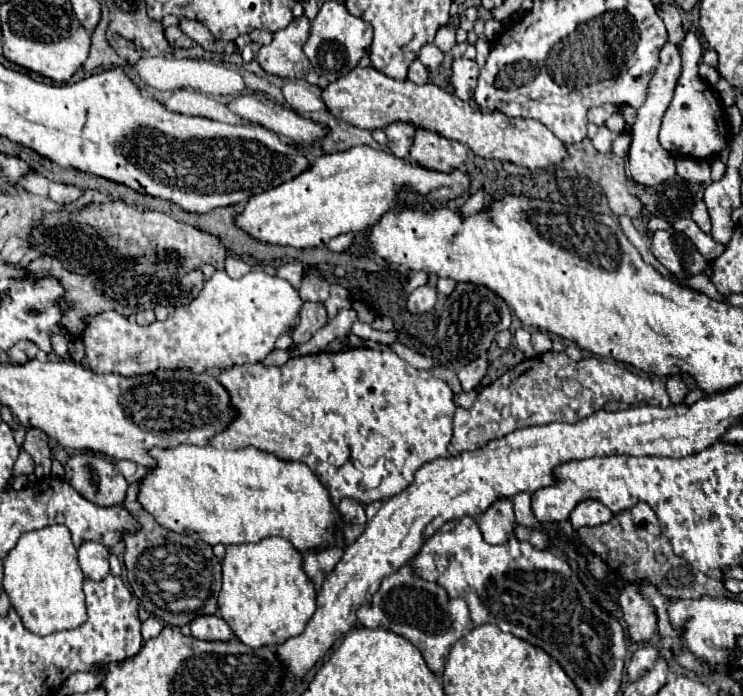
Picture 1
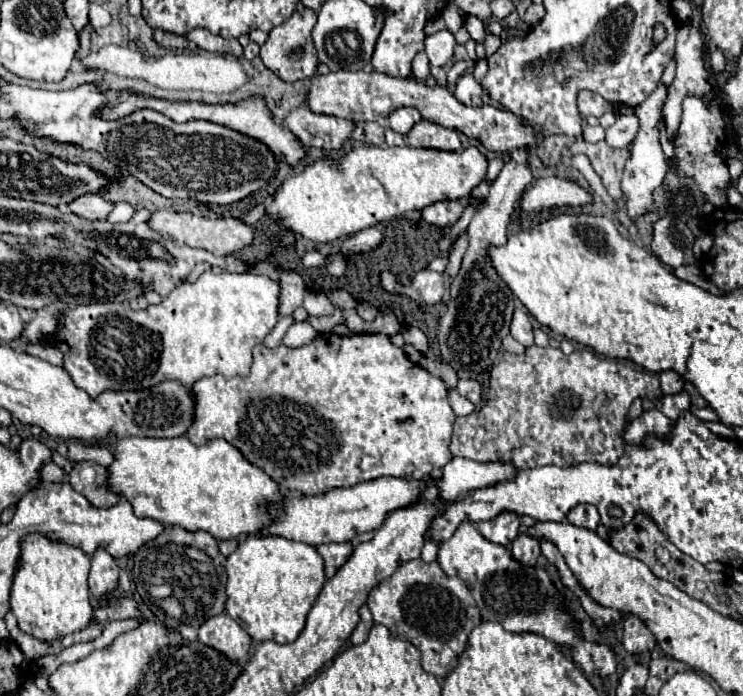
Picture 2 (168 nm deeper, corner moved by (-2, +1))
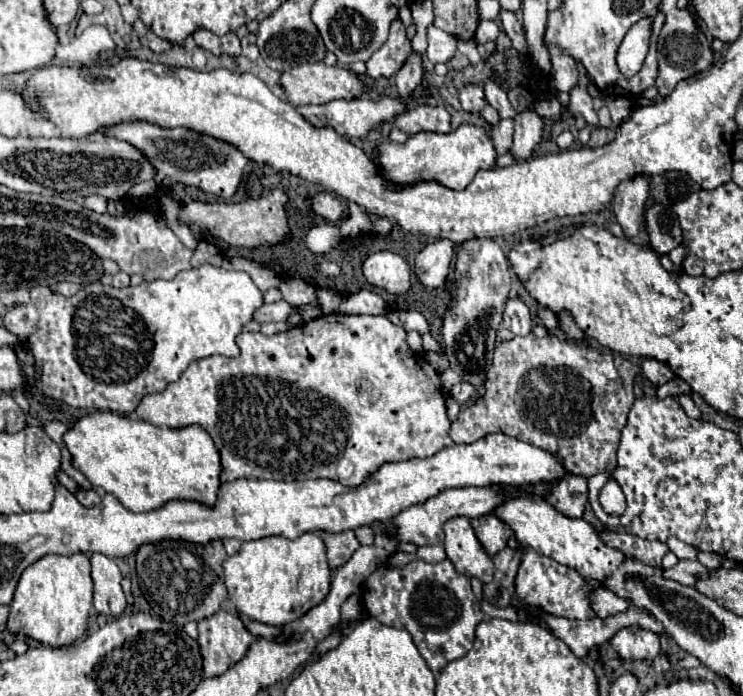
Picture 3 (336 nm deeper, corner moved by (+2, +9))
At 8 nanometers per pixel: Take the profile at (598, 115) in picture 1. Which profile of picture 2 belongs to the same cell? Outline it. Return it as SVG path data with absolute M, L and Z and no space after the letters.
M581 90L579 94L577 94L577 108L579 108L579 112L583 114L583 116L601 116L601 114L605 114L605 112L611 112L611 104L605 100L605 98L601 98L599 94L595 94L595 92L591 92L591 90Z

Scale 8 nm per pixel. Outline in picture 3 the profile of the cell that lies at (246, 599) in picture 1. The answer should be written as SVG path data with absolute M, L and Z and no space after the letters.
M307 532L295 540L285 536L267 536L243 542L239 552L223 562L223 572L229 600L237 614L271 626L283 626L301 618L327 596L331 584L325 544L315 532Z

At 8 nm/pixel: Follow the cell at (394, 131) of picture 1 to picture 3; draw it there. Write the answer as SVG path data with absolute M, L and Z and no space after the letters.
M413 52L405 66L397 72L397 92L399 92L399 98L401 100L409 100L415 92L415 88L421 84L421 78L423 78L423 64L421 64L421 58Z

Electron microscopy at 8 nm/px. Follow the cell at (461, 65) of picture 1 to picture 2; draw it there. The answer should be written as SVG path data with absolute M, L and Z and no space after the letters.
M467 72L459 78L455 98L463 102L465 106L481 106L483 104L483 88L473 80L473 76Z

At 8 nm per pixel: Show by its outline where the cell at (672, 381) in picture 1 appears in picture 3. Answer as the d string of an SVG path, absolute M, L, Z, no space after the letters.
M653 358L643 360L641 368L643 368L643 374L649 378L649 382L653 382L653 384L665 384L665 382L675 378L673 370L665 362L659 362L659 360L653 360Z

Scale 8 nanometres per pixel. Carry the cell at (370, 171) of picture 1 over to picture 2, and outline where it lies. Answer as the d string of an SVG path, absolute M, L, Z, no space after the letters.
M359 146L347 152L339 162L321 160L285 180L281 192L277 192L271 206L267 206L267 214L281 226L313 242L333 242L401 216L407 210L421 210L441 200L469 196L485 178L487 164L487 158L475 146L457 152L413 146Z

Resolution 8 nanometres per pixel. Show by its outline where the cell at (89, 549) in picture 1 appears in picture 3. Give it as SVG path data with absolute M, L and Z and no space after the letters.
M91 554L91 580L93 580L93 606L103 616L119 616L125 606L121 590L121 572L113 558L105 554Z

